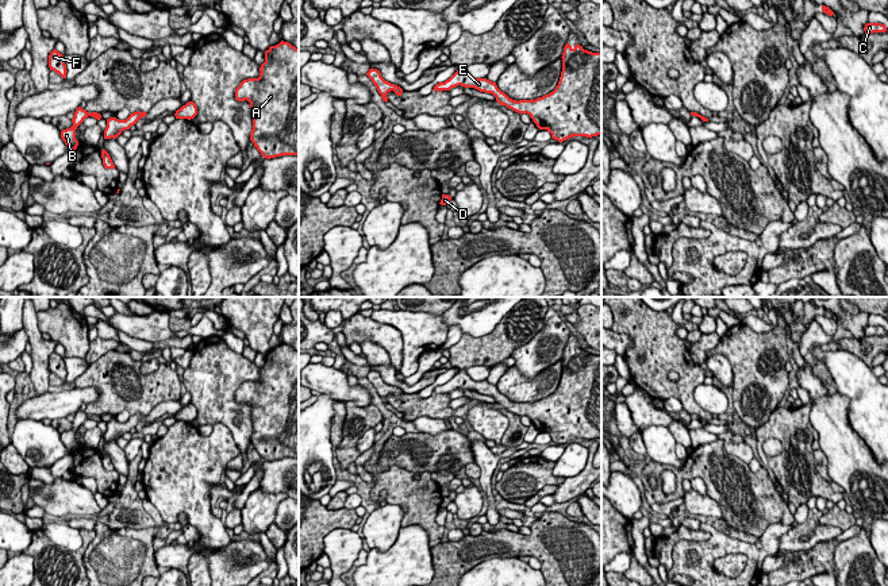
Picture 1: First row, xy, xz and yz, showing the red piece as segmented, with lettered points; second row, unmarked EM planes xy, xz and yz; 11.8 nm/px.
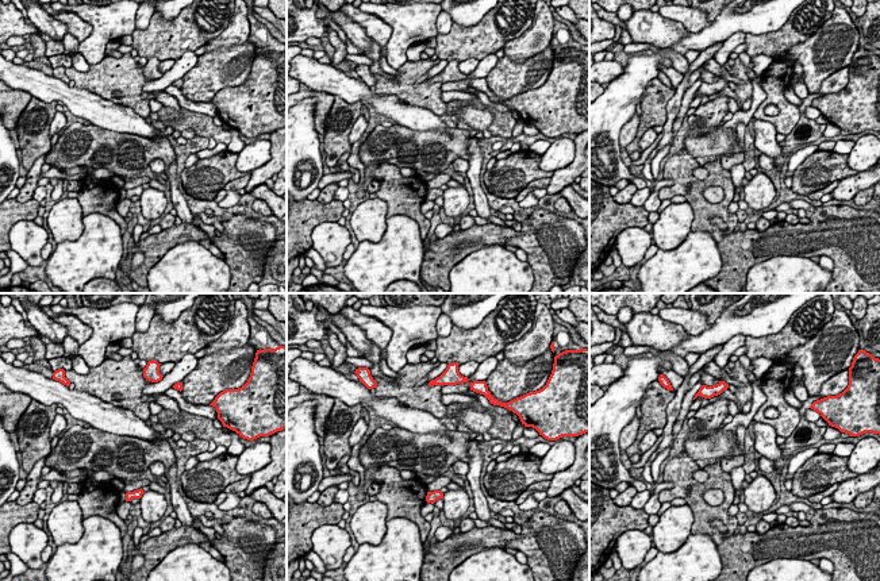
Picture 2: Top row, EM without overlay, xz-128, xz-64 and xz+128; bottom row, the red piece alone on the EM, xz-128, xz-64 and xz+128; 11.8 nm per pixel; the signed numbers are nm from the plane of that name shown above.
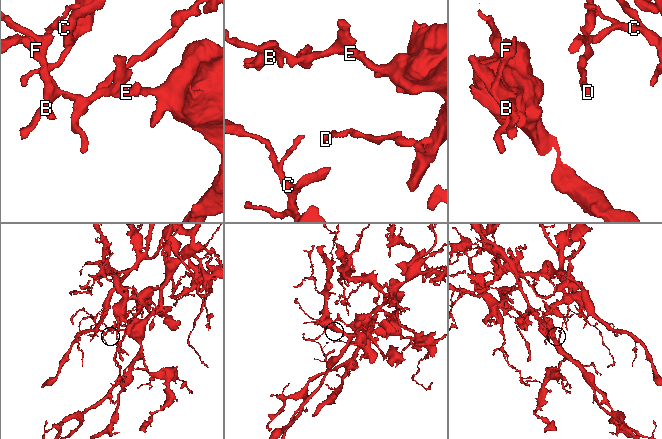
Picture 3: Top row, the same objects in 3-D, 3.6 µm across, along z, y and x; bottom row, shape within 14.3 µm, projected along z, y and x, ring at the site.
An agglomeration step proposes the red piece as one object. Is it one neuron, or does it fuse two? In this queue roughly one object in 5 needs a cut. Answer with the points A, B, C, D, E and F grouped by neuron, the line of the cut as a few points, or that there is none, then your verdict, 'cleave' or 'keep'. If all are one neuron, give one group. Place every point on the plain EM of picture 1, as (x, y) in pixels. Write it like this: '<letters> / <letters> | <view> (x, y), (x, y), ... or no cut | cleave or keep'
A B C D E F | no cut | keep

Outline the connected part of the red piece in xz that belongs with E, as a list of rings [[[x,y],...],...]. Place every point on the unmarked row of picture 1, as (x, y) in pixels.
[[[565,347],[562,374],[553,394],[535,402],[512,402],[496,385],[473,381],[461,369],[449,382],[433,393],[450,393],[458,388],[492,396],[500,408],[527,416],[539,432],[547,432],[560,446],[572,439],[601,437],[601,355],[584,352],[583,348]]]

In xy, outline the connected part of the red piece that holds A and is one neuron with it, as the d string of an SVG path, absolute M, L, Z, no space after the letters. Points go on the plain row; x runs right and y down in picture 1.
M281 343L265 354L258 381L243 382L235 402L250 405L253 432L250 443L264 460L299 458L299 351Z

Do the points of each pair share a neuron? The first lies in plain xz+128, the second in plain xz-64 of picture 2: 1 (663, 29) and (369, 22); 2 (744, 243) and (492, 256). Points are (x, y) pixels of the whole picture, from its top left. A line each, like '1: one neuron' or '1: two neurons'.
1: one neuron
2: two neurons

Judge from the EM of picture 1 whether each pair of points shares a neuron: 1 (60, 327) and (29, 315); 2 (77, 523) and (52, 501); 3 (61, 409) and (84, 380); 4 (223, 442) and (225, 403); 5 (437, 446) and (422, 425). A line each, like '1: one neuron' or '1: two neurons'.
1: two neurons
2: two neurons
3: two neurons
4: two neurons
5: two neurons

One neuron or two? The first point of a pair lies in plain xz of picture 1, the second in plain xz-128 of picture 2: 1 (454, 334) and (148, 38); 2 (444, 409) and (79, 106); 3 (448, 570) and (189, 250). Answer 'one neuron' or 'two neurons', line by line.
1: two neurons
2: two neurons
3: two neurons

